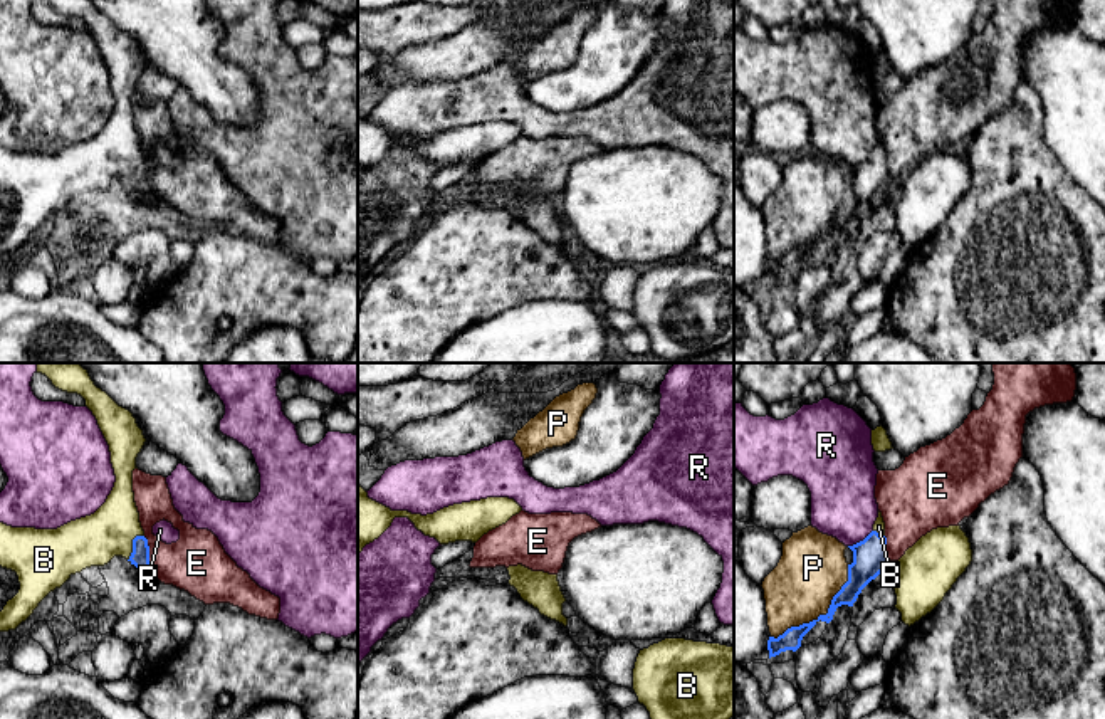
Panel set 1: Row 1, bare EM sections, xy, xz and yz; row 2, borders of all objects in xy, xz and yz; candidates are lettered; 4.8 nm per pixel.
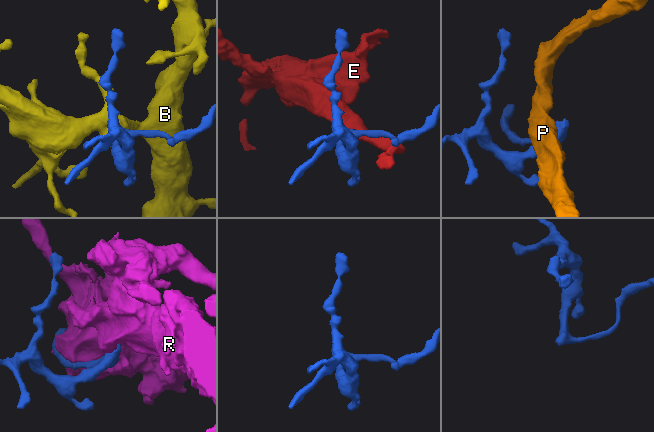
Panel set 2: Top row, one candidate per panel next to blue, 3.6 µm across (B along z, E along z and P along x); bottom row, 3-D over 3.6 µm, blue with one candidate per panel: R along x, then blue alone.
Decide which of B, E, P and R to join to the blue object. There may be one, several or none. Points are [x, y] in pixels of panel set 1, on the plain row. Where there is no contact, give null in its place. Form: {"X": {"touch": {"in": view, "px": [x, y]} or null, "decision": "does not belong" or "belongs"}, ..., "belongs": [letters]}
{"B": {"touch": {"in": "xy", "px": [133, 168]}, "decision": "belongs"}, "E": {"touch": {"in": "xy", "px": [148, 177]}, "decision": "does not belong"}, "P": {"touch": {"in": "yz", "px": [822, 239]}, "decision": "does not belong"}, "R": {"touch": {"in": "yz", "px": [860, 165]}, "decision": "does not belong"}, "belongs": ["B"]}

